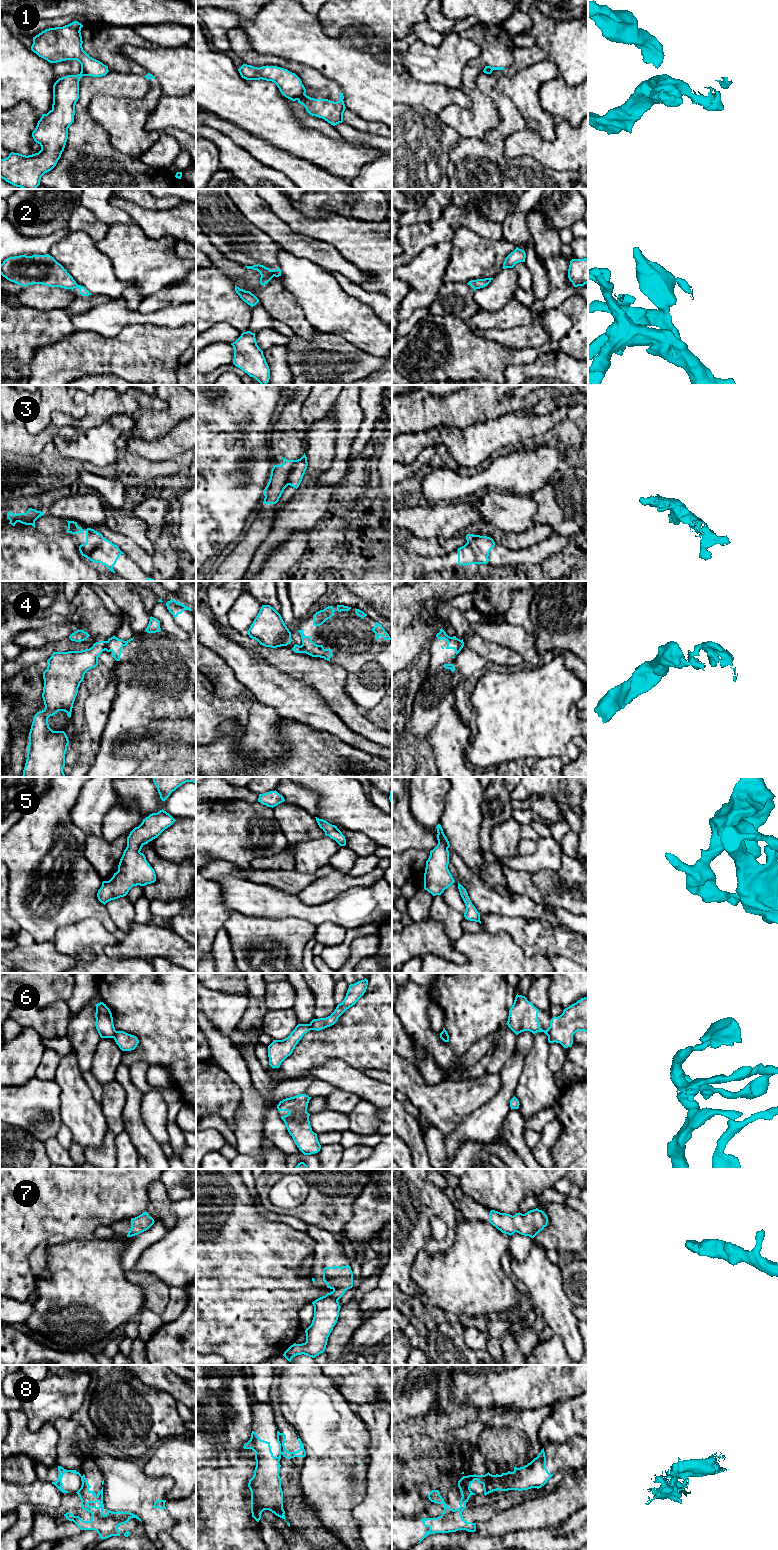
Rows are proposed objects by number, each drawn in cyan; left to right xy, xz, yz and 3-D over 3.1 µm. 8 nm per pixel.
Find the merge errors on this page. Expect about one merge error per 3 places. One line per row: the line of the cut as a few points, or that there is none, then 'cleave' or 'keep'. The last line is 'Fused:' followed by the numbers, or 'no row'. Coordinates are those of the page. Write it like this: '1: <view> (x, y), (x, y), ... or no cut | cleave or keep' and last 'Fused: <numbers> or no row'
1: xz (304, 87), (296, 99) | cleave
2: xz (269, 270), (274, 275) | cleave
3: xz (296, 460), (289, 476), (288, 484) | cleave
4: xy (107, 641), (104, 649) | cleave
5: no cut | keep
6: xy (116, 1031), (113, 1037) | cleave
7: no cut | keep
8: xz (277, 1436), (280, 1442), (281, 1453) | cleave
Fused: 1, 2, 3, 4, 6, 8

